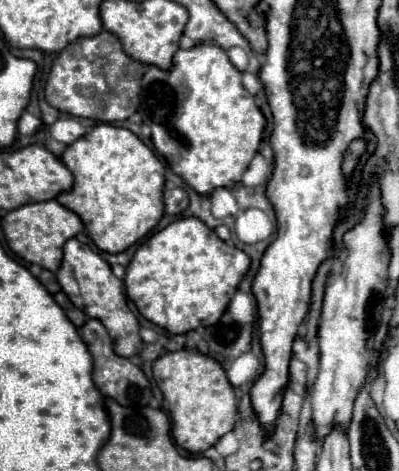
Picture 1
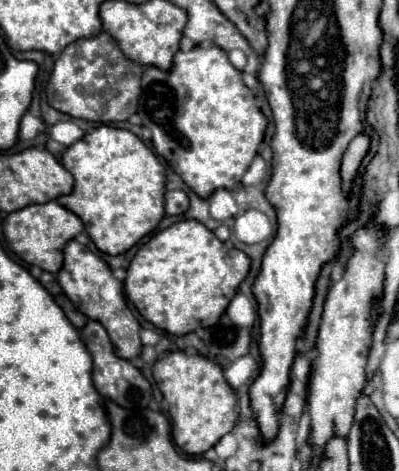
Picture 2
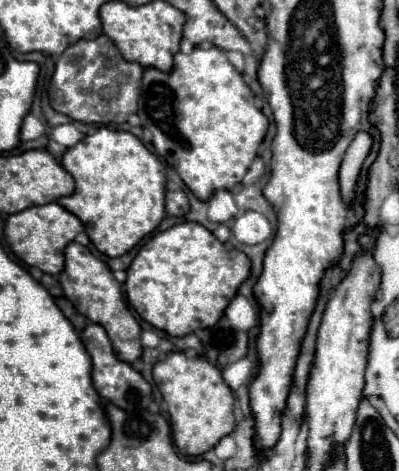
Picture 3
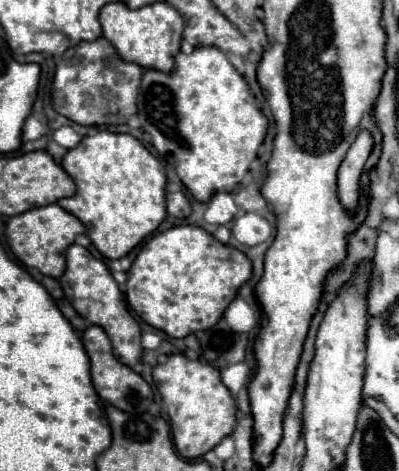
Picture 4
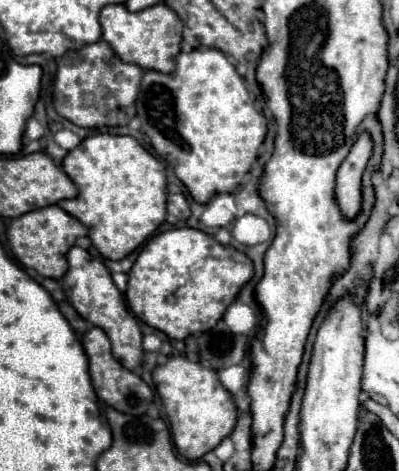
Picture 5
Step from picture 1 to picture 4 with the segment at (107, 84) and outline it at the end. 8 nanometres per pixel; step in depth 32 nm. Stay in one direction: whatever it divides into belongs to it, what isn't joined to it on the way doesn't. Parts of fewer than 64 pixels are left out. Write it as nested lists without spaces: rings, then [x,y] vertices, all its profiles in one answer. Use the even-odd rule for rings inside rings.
[[[106,38],[82,42],[62,54],[52,84],[52,106],[58,114],[80,126],[116,126],[126,124],[136,114],[136,98],[144,70],[138,64],[124,62]]]

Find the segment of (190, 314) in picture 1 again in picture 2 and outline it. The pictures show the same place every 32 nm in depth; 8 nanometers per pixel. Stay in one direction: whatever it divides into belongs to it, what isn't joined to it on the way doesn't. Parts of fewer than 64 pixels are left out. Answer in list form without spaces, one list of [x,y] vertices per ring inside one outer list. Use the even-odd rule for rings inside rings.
[[[182,220],[162,232],[156,232],[146,244],[140,246],[126,270],[128,276],[124,280],[124,288],[126,296],[144,320],[152,322],[156,328],[166,330],[172,336],[184,336],[188,332],[194,332],[196,328],[214,326],[220,320],[228,302],[238,292],[240,282],[248,276],[248,270],[250,258],[242,250],[220,242],[204,224],[196,220]]]

